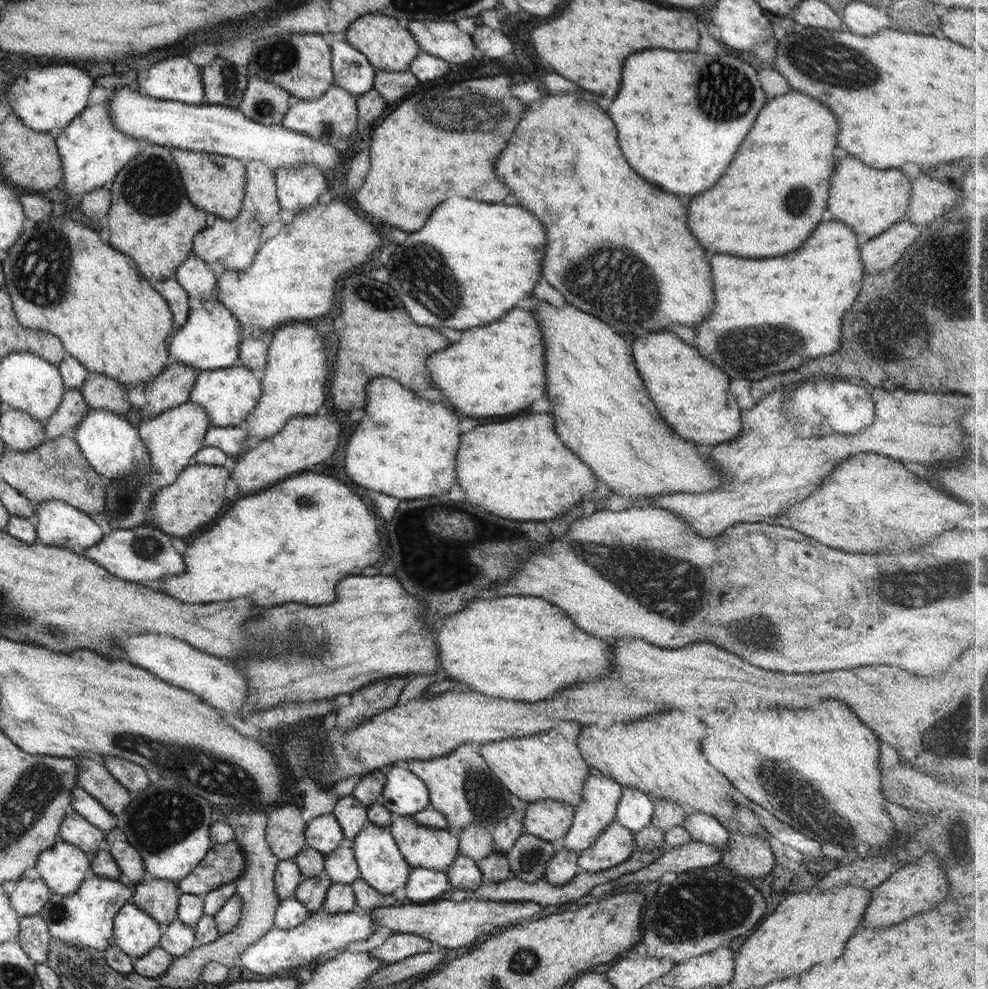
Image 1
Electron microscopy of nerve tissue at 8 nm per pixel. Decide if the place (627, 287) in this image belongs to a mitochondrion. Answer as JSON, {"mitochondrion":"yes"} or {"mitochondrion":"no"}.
{"mitochondrion":"yes"}

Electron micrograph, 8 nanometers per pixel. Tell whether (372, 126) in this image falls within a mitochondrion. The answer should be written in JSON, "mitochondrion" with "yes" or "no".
{"mitochondrion":"no"}

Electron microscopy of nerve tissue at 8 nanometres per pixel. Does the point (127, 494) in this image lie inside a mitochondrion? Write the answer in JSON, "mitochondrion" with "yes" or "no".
{"mitochondrion":"yes"}

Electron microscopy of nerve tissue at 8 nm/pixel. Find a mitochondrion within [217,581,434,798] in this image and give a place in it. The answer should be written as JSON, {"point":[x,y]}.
{"point":[309,751]}

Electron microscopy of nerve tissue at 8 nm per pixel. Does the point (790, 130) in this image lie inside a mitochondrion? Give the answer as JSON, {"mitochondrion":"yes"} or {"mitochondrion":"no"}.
{"mitochondrion":"no"}

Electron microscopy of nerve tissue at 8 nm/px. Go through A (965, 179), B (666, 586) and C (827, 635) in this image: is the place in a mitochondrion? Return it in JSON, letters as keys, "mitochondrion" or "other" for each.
{"A":"other","B":"mitochondrion","C":"other"}

